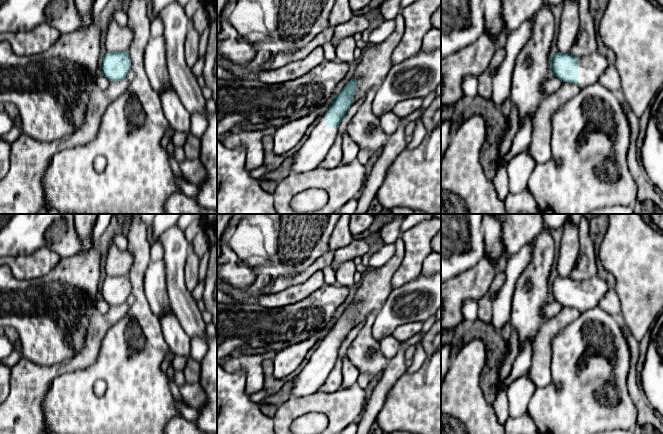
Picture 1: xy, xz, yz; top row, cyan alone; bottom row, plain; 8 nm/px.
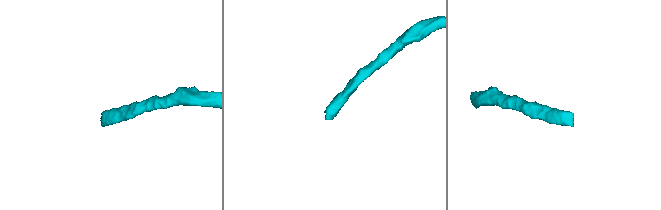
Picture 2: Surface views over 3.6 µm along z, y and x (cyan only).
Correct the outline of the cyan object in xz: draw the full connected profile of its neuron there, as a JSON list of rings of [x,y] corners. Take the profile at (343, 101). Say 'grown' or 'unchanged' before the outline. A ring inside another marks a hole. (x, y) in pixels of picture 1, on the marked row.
grown; [[[350,79],[342,91],[335,96],[326,113],[321,115],[304,144],[293,156],[291,173],[304,173],[313,170],[323,162],[336,141],[338,127],[342,119],[355,103],[353,94],[356,84],[356,79]]]

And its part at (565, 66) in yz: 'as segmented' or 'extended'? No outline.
extended

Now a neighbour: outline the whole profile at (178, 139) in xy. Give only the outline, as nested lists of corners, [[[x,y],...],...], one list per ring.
[[[175,132],[172,137],[173,146],[183,147],[186,140],[186,134],[183,132]]]

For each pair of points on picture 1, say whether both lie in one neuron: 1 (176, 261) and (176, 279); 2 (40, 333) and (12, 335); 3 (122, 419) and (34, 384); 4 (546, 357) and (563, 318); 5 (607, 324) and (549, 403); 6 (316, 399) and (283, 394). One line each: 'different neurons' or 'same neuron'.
1: same neuron
2: different neurons
3: different neurons
4: same neuron
5: same neuron
6: different neurons

